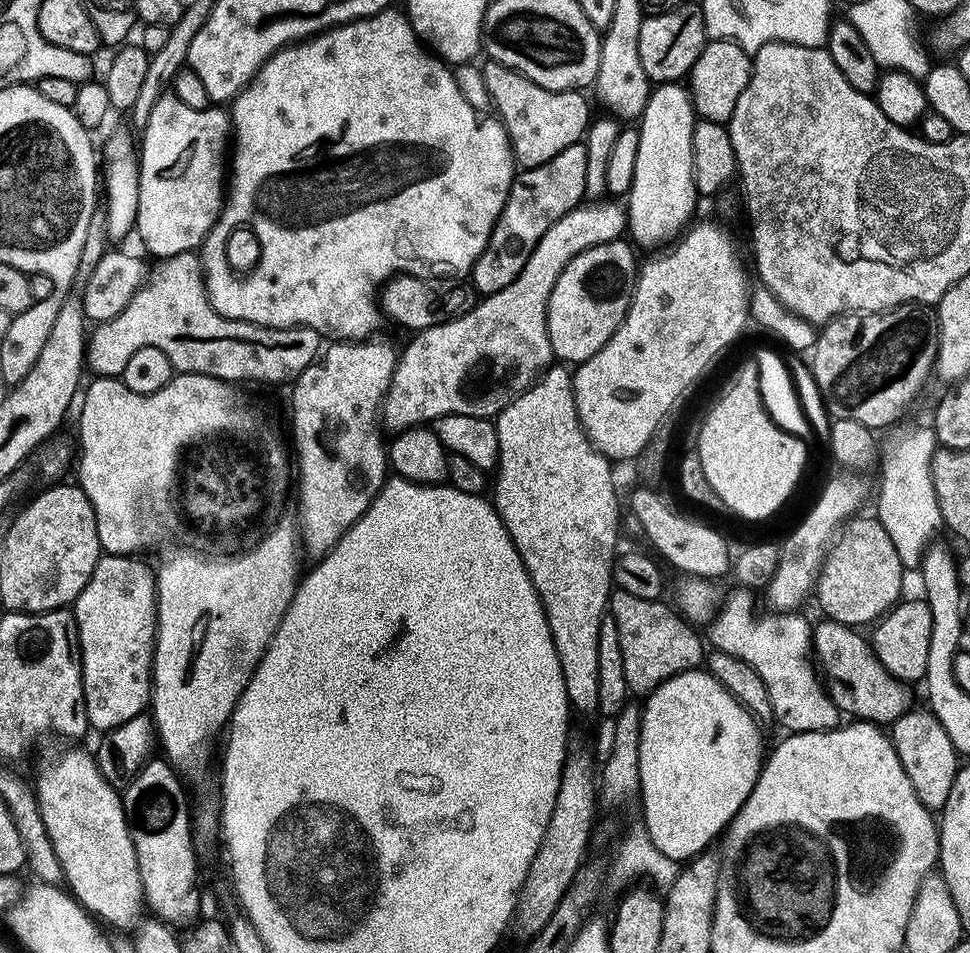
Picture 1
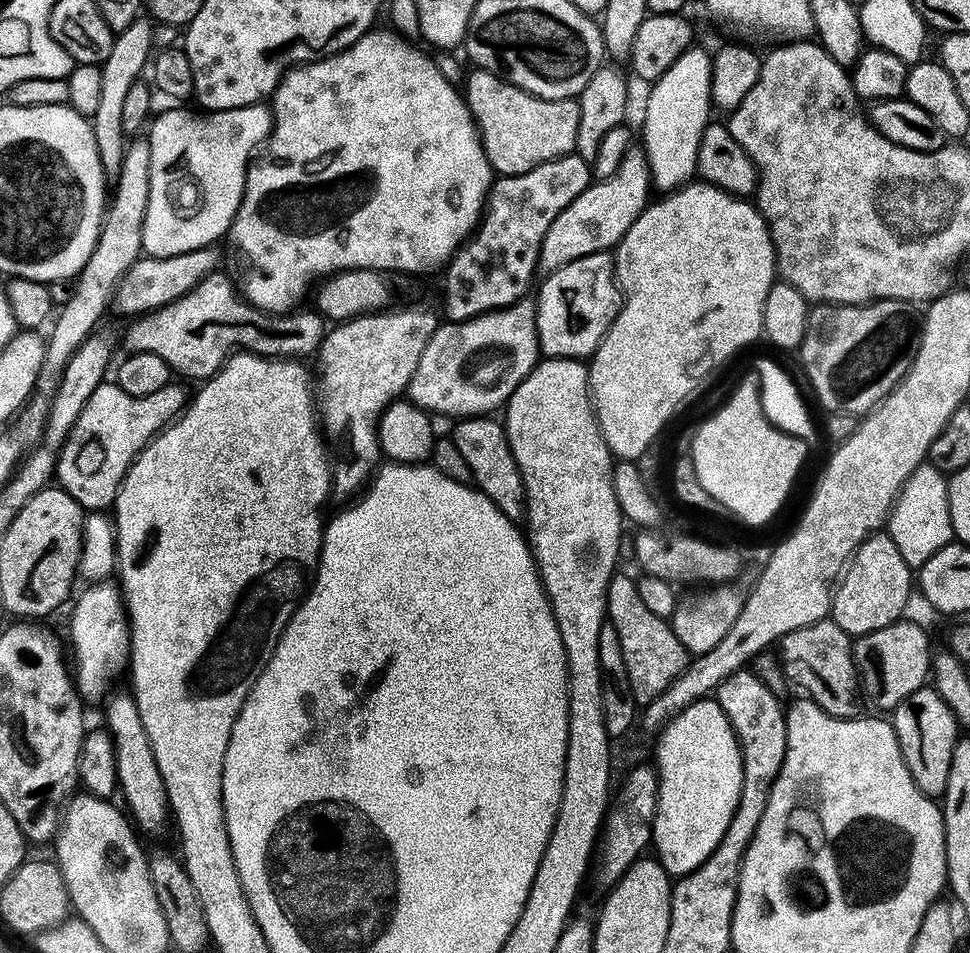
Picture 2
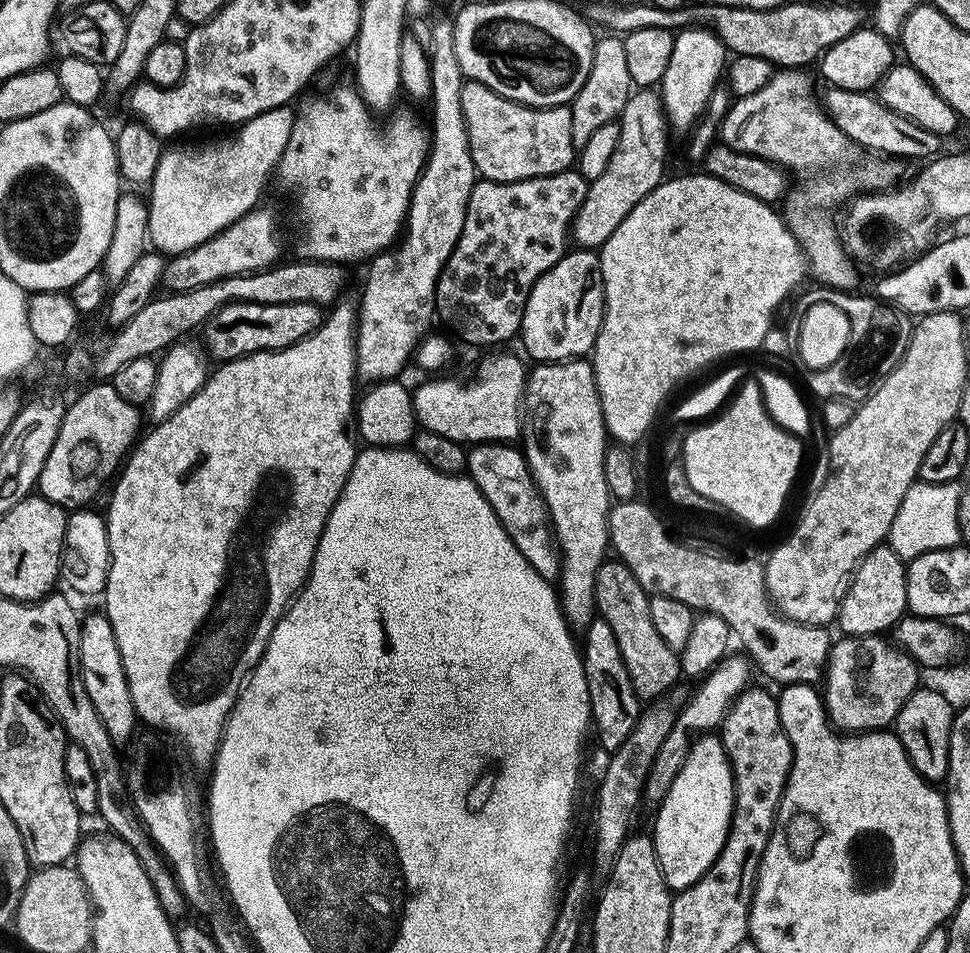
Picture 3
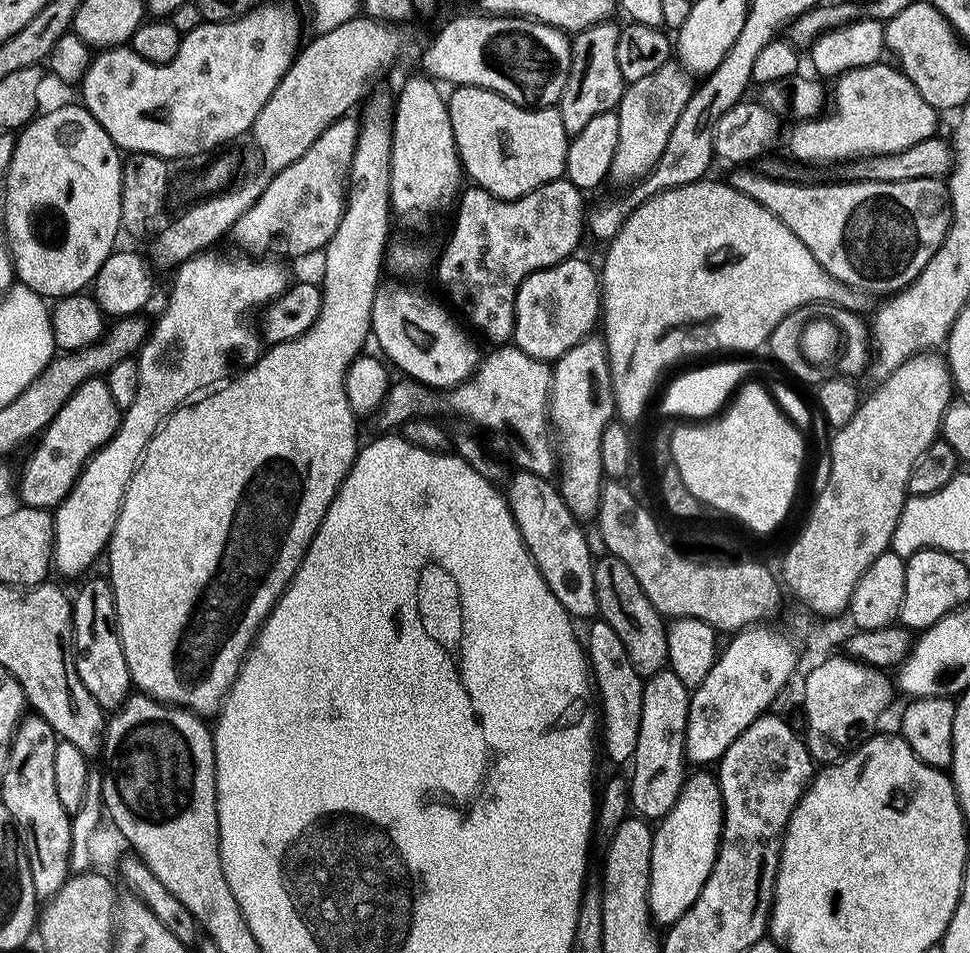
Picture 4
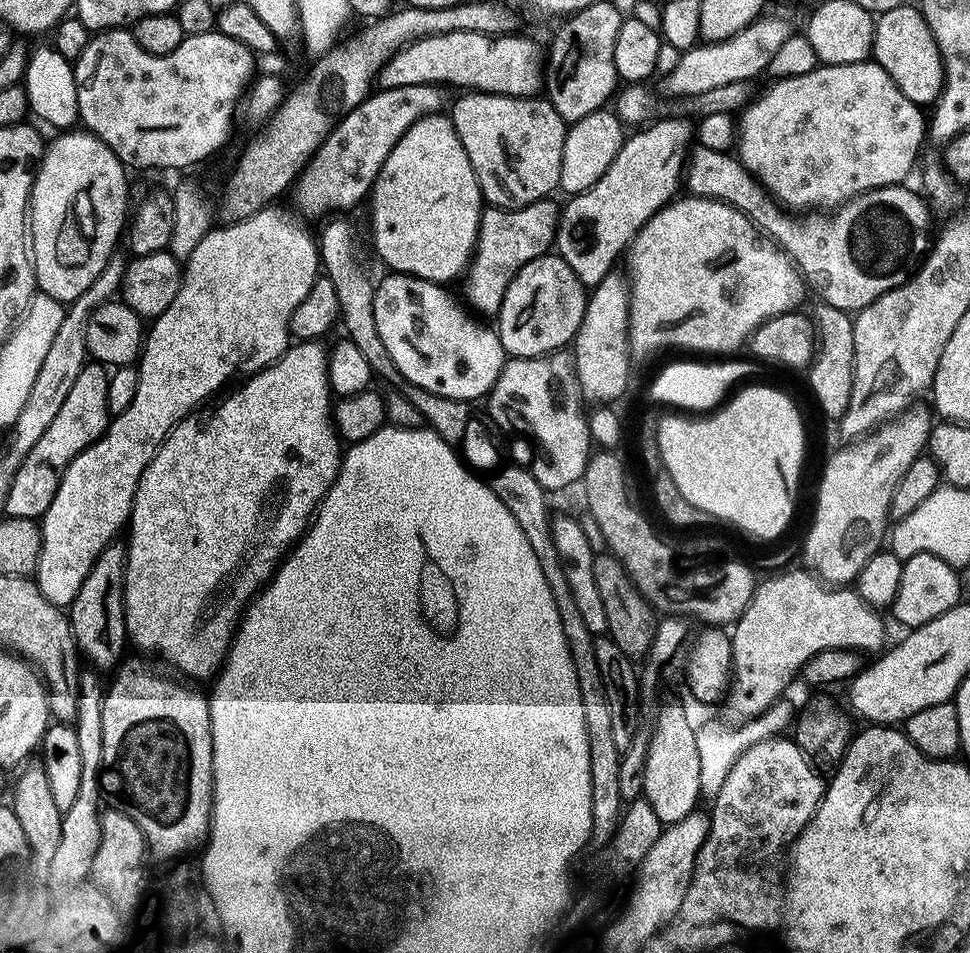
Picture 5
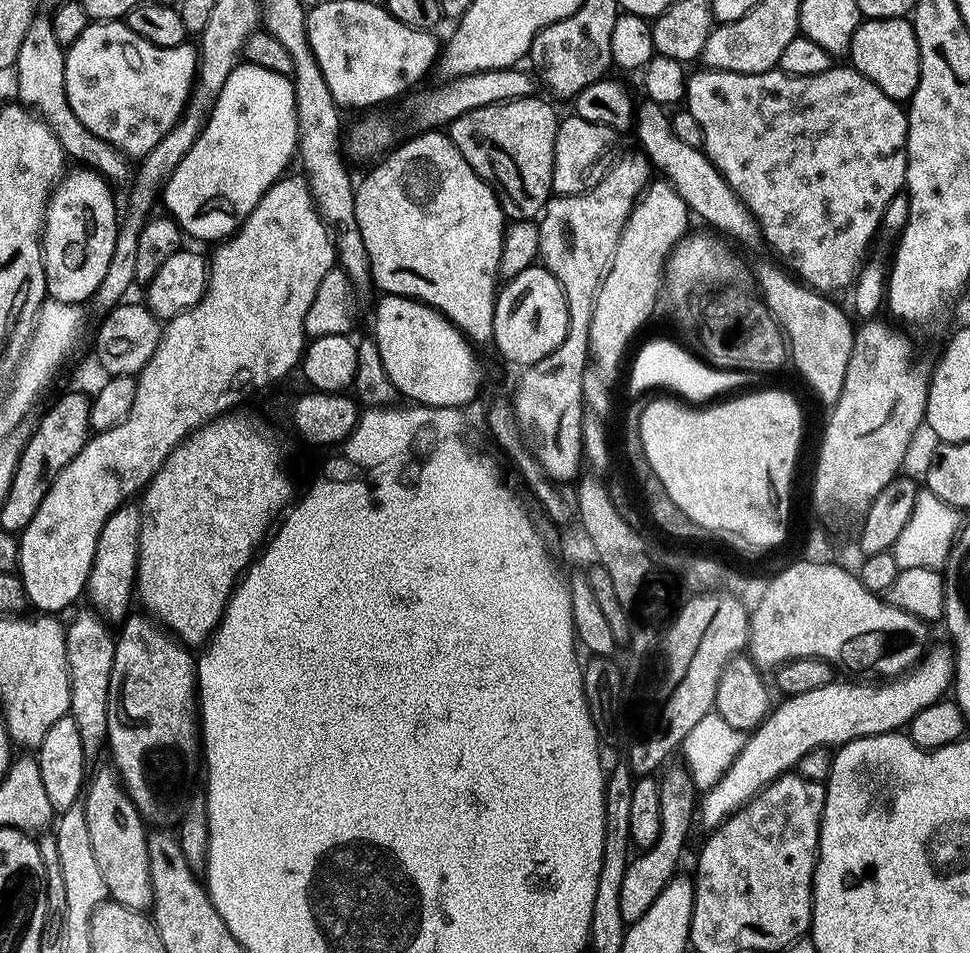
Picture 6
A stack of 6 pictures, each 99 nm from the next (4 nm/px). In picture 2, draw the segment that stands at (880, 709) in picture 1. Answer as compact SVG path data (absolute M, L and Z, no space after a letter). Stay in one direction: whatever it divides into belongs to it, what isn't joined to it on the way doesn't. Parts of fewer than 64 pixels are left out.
M830 618L819 620L810 626L800 627L781 637L778 663L784 678L802 688L809 699L832 717L849 719L855 712L854 694L859 689L859 677L852 657L853 641Z

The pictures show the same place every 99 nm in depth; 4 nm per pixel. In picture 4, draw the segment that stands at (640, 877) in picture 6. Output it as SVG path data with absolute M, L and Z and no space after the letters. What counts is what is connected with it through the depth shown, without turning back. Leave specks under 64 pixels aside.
M669 668L647 677L643 685L638 743L630 761L633 770L630 771L629 801L639 817L661 820L673 808L688 777L684 732L686 718L689 716L691 691Z

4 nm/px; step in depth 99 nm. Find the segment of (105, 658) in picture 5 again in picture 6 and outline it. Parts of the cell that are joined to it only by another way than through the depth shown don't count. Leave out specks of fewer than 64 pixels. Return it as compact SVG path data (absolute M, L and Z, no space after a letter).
M129 502L118 506L110 518L106 518L106 526L102 526L102 534L98 534L98 546L94 546L94 562L90 566L88 575L88 587L86 589L86 600L90 603L91 611L95 612L101 620L112 626L119 626L124 623L129 615L132 600L134 604L134 589L136 587L136 567L140 557L140 539L142 538L142 514L141 505L136 502Z

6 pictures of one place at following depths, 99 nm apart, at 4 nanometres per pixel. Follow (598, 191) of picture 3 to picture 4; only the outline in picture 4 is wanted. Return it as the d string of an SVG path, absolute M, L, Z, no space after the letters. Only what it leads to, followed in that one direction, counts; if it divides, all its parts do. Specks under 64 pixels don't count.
M669 62L662 70L654 70L647 78L638 78L638 82L628 84L624 89L624 97L615 109L618 118L618 150L614 150L614 162L608 175L611 183L631 186L643 180L662 156L662 150L670 138L670 130L674 130L674 122L678 122L678 114L686 110L686 102L690 102L694 80L679 63Z

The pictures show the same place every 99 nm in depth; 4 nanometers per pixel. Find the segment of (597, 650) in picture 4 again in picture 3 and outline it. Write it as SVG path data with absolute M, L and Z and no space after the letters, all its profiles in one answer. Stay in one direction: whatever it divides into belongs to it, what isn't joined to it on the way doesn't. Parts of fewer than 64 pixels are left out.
M594 618L583 636L582 683L588 687L588 703L592 720L596 723L596 736L605 748L605 753L611 754L618 750L618 746L622 746L622 742L626 742L626 738L630 738L634 726L640 720L642 701L634 694L630 674L626 674L626 662L622 662L622 650L618 650L618 641L614 638L614 630L610 630L610 625L605 620Z

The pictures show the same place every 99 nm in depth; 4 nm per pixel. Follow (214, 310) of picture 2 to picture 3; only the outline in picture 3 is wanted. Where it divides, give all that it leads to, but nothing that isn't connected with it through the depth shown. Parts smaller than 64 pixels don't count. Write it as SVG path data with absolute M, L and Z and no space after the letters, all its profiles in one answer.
M235 301L219 308L203 325L207 351L217 356L217 361L227 362L237 356L247 356L250 352L275 352L302 338L306 338L322 323L321 305L310 302L290 302L289 304L255 304Z

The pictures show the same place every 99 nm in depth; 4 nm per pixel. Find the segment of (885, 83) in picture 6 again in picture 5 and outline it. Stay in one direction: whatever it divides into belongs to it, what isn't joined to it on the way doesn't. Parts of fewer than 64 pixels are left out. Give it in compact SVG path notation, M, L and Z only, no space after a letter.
M901 2L894 10L879 13L874 23L876 29L872 56L876 63L882 66L882 70L886 70L886 74L890 74L890 78L894 78L898 90L902 90L910 102L921 106L935 105L944 88L944 60L919 7L912 5L911 8L908 2Z

